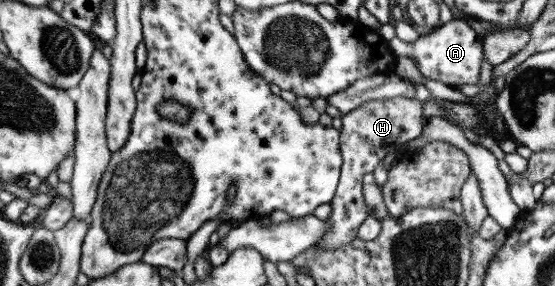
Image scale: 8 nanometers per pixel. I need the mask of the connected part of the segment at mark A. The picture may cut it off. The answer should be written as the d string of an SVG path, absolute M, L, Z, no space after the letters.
M453 19L449 23L437 25L428 34L420 35L407 43L397 39L397 36L387 41L393 57L408 57L412 59L419 73L446 85L475 85L479 79L482 54L482 40L478 33L468 26L464 20Z

